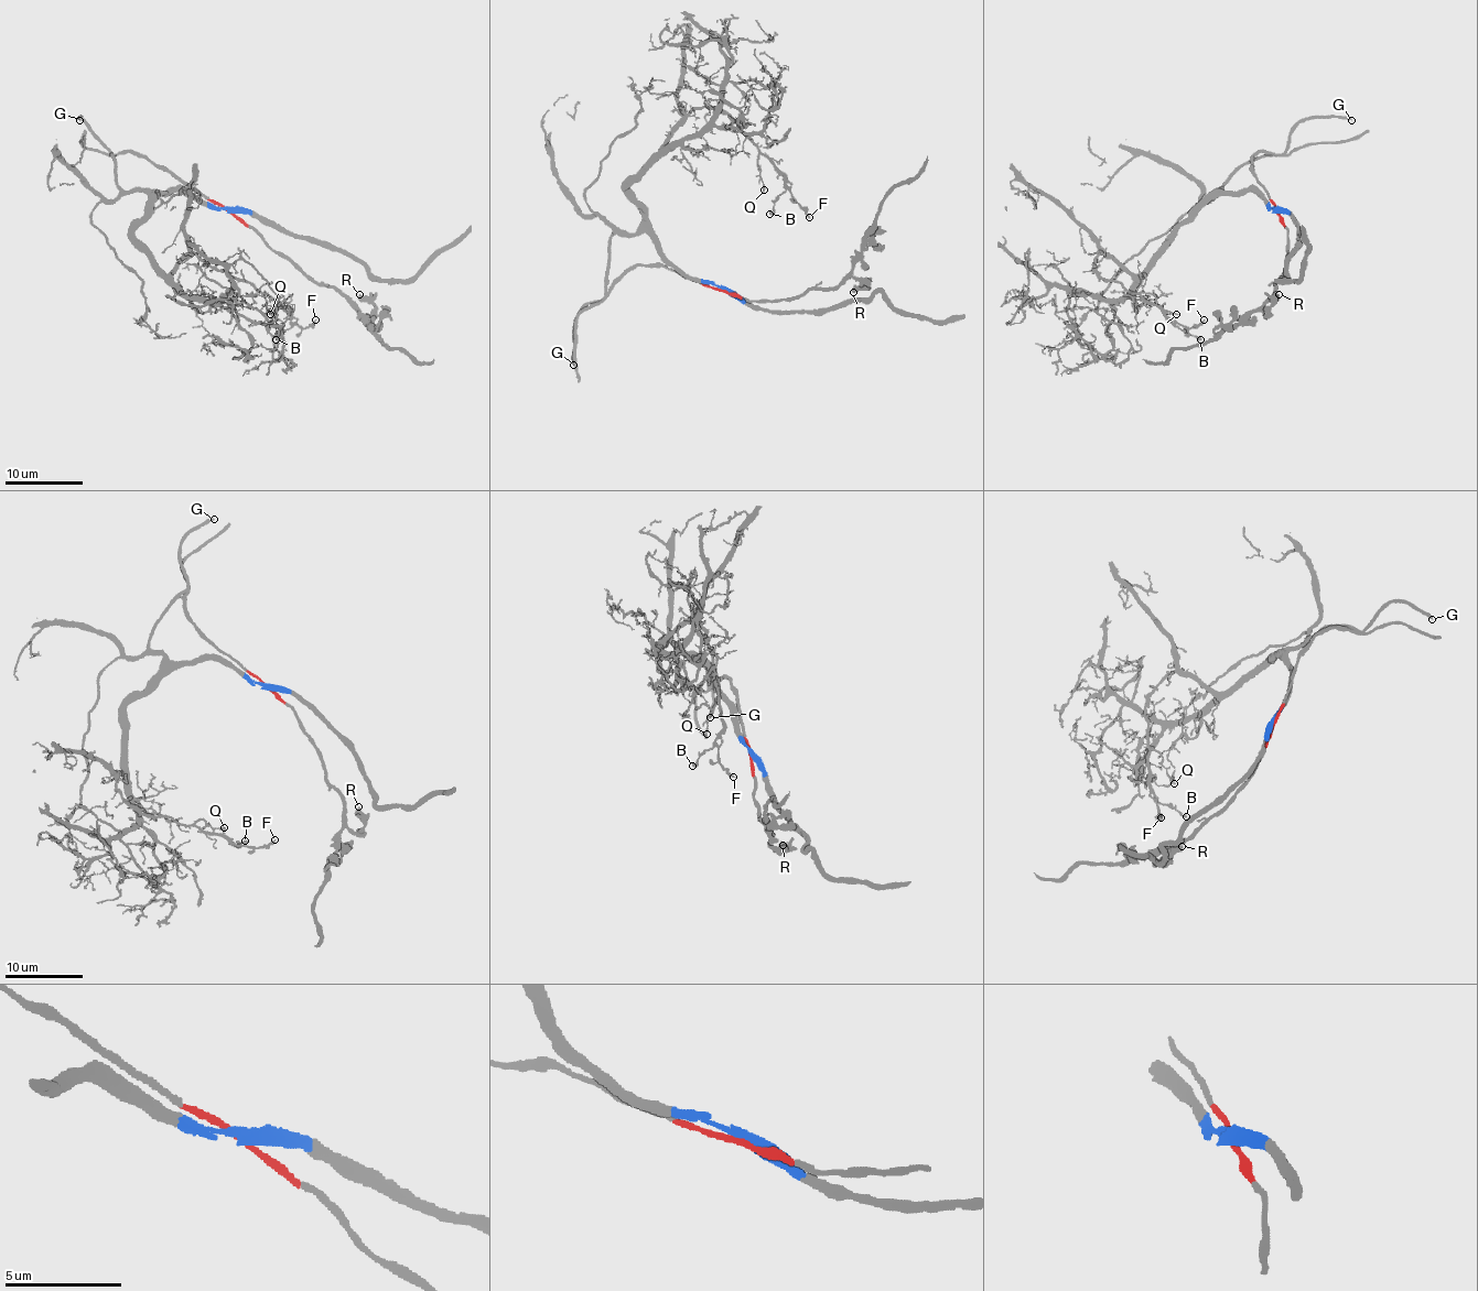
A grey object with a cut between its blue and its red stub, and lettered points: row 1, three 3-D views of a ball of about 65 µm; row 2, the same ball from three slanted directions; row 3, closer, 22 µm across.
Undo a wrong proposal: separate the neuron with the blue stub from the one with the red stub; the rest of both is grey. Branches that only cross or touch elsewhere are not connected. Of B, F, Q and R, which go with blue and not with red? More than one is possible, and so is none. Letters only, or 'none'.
B, F, Q

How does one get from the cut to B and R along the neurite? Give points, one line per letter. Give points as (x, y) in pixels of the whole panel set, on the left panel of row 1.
B: (229, 210), (173, 191), (133, 241), (164, 274), (192, 255), (272, 296), (290, 310), (277, 339)
R: (229, 210), (272, 249), (284, 253), (317, 282), (335, 286), (366, 315), (374, 307), (358, 294)

